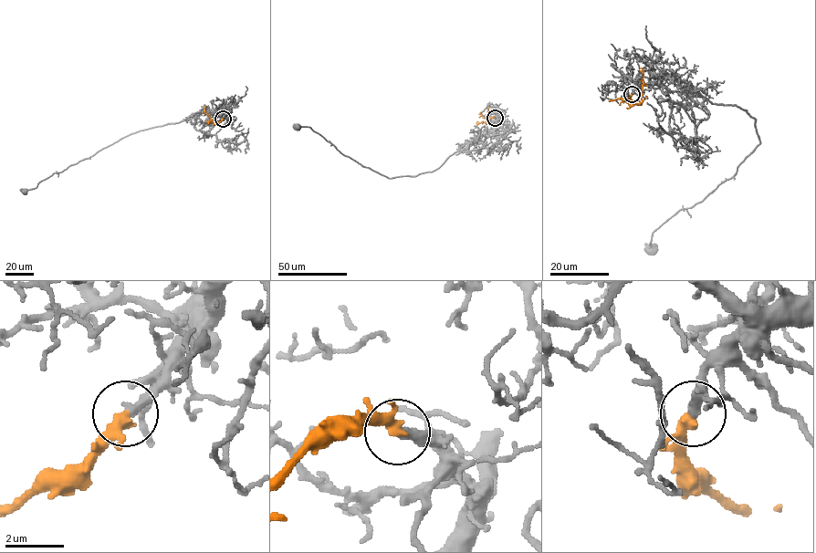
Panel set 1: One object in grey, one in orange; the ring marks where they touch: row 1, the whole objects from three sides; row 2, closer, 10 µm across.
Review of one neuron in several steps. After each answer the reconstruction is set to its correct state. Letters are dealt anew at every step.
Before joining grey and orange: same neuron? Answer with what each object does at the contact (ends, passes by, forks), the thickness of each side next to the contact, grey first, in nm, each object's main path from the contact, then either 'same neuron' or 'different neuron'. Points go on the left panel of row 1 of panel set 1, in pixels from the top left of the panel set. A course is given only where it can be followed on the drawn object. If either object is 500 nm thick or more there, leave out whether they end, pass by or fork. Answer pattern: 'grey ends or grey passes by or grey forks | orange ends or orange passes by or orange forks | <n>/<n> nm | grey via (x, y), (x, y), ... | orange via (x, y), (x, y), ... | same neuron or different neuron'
grey ends | orange passes by | 320/320 nm | grey via (223, 119), (224, 113), (209, 110), (177, 122), (131, 133), (61, 172), (54, 172), (35, 188), (25, 192) | orange via (222, 119), (216, 123), (213, 121), (204, 113), (204, 106) | same neuron

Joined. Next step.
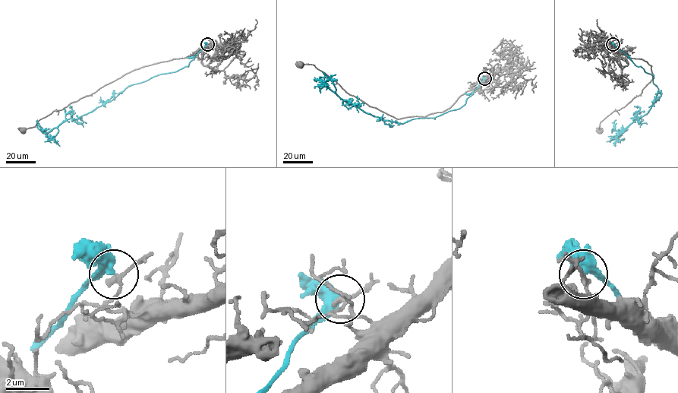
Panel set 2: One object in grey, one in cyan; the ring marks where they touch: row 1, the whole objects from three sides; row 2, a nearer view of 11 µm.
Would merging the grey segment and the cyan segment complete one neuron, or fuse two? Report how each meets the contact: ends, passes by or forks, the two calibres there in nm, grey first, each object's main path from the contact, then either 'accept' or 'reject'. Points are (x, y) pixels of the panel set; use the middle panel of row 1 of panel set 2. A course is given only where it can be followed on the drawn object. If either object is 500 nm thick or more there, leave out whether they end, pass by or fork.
grey passes by; cyan passes by; 180 nm thick on the grey side, 380 nm on the other; grey runs (484, 78), (480, 85), (463, 93), (442, 112), (396, 118), (348, 94), (313, 64), (301, 65); cyan runs (484, 78), (460, 108), (433, 118), (412, 119), (402, 123), (365, 112), (344, 101), (320, 80), (314, 81); reject

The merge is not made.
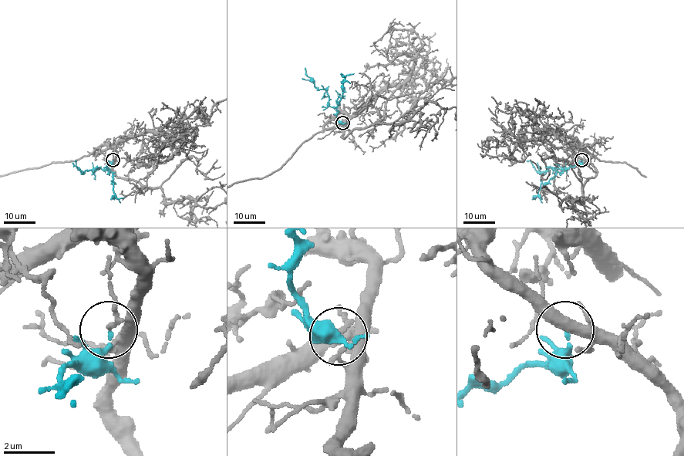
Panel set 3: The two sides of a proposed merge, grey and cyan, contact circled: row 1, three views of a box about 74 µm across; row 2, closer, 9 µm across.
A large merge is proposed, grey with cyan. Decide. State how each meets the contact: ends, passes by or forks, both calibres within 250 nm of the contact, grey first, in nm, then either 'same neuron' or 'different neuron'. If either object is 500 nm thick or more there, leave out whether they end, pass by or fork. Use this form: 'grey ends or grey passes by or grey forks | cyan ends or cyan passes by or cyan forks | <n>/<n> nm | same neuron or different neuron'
grey passes by | cyan ends | 130/160 nm | different neuron

